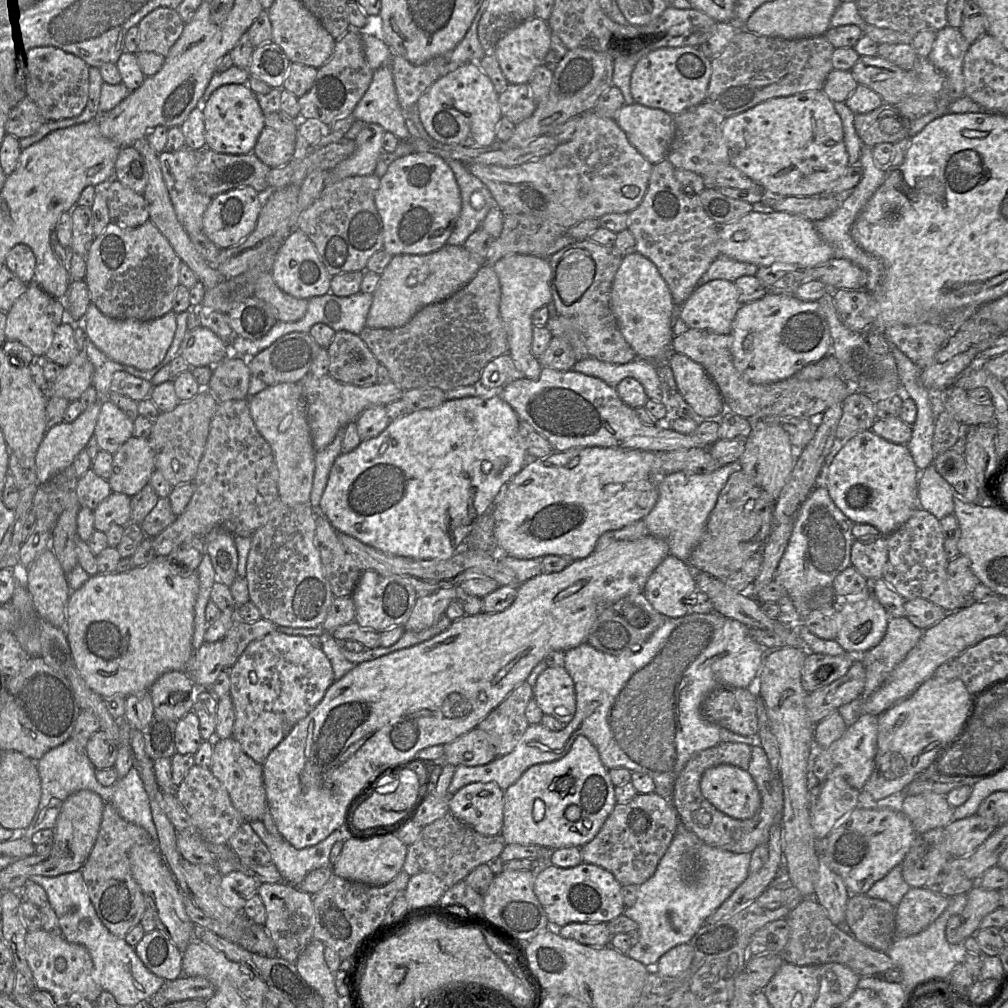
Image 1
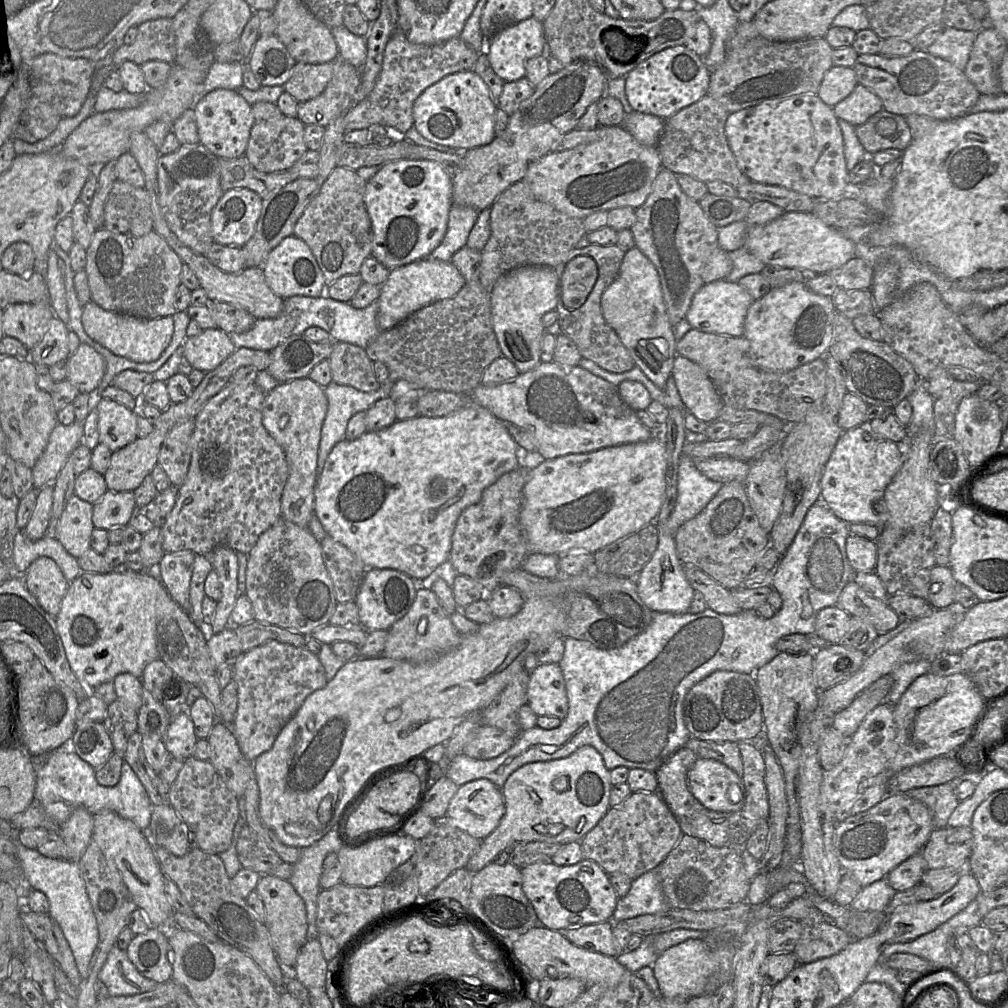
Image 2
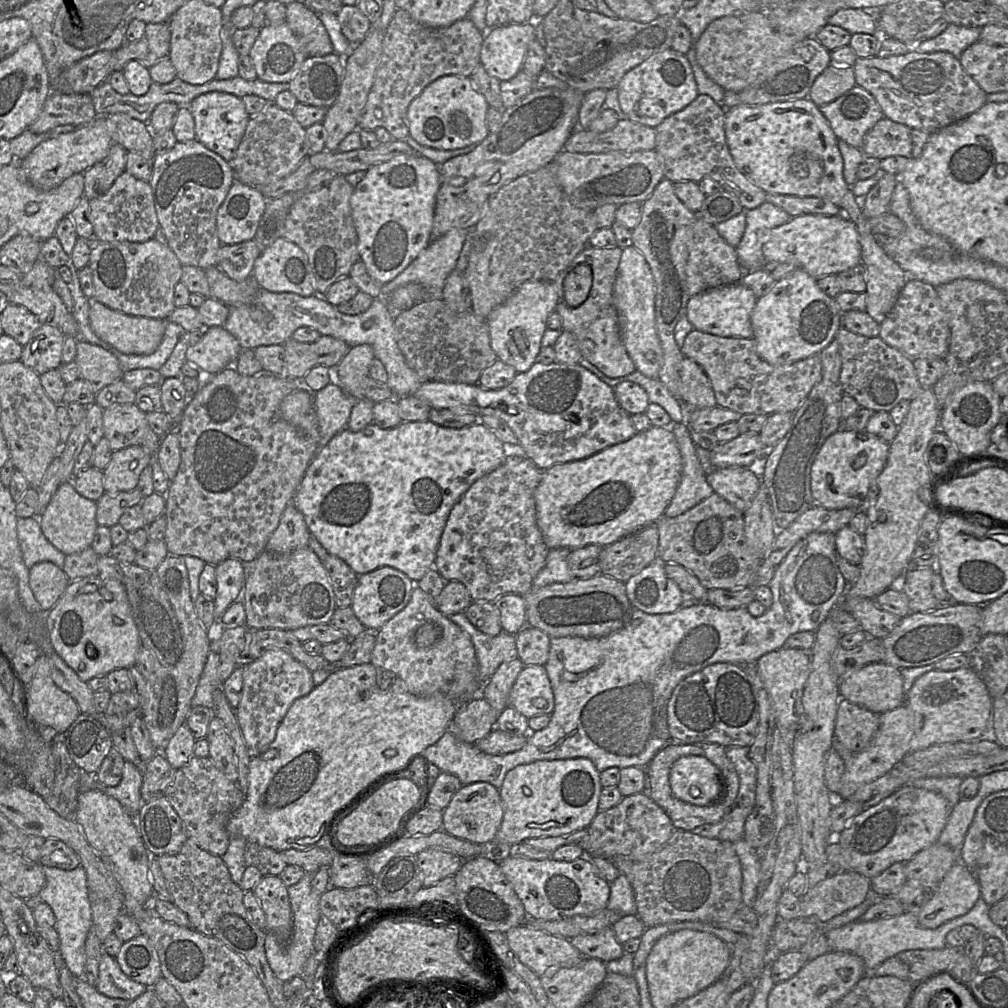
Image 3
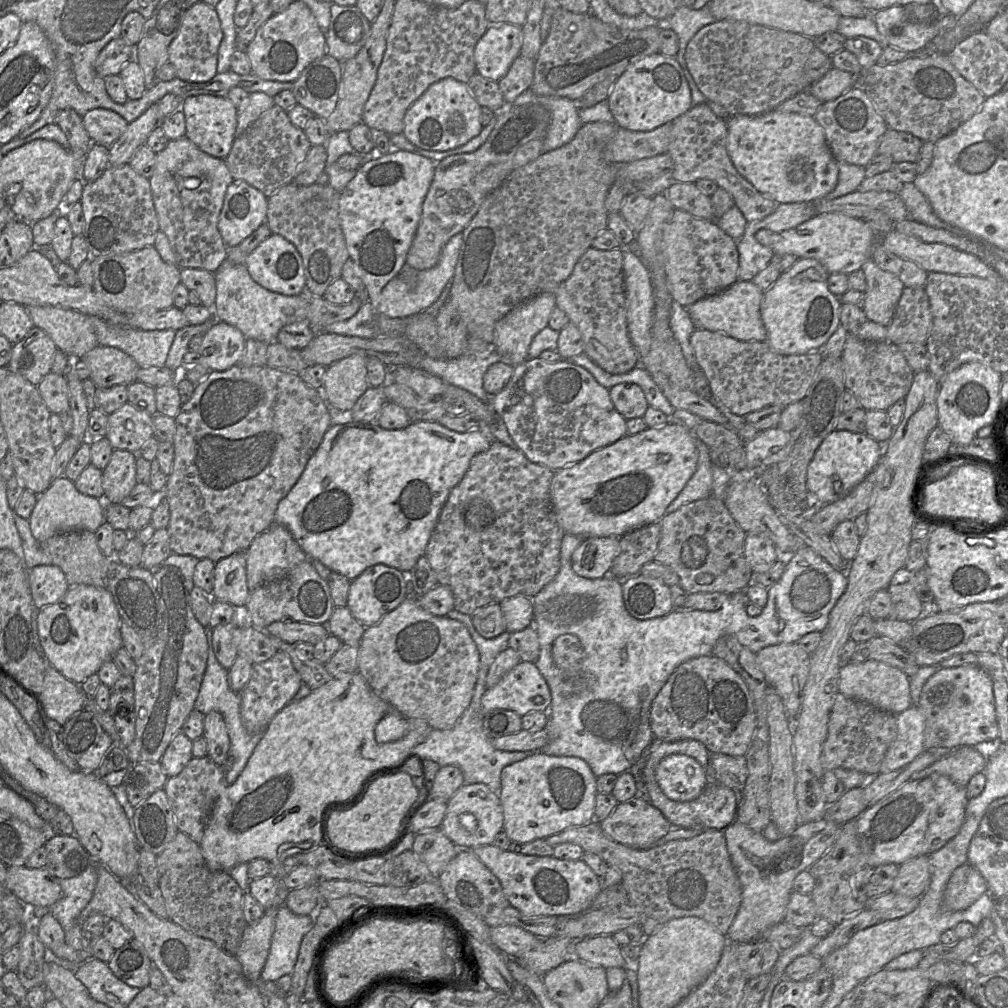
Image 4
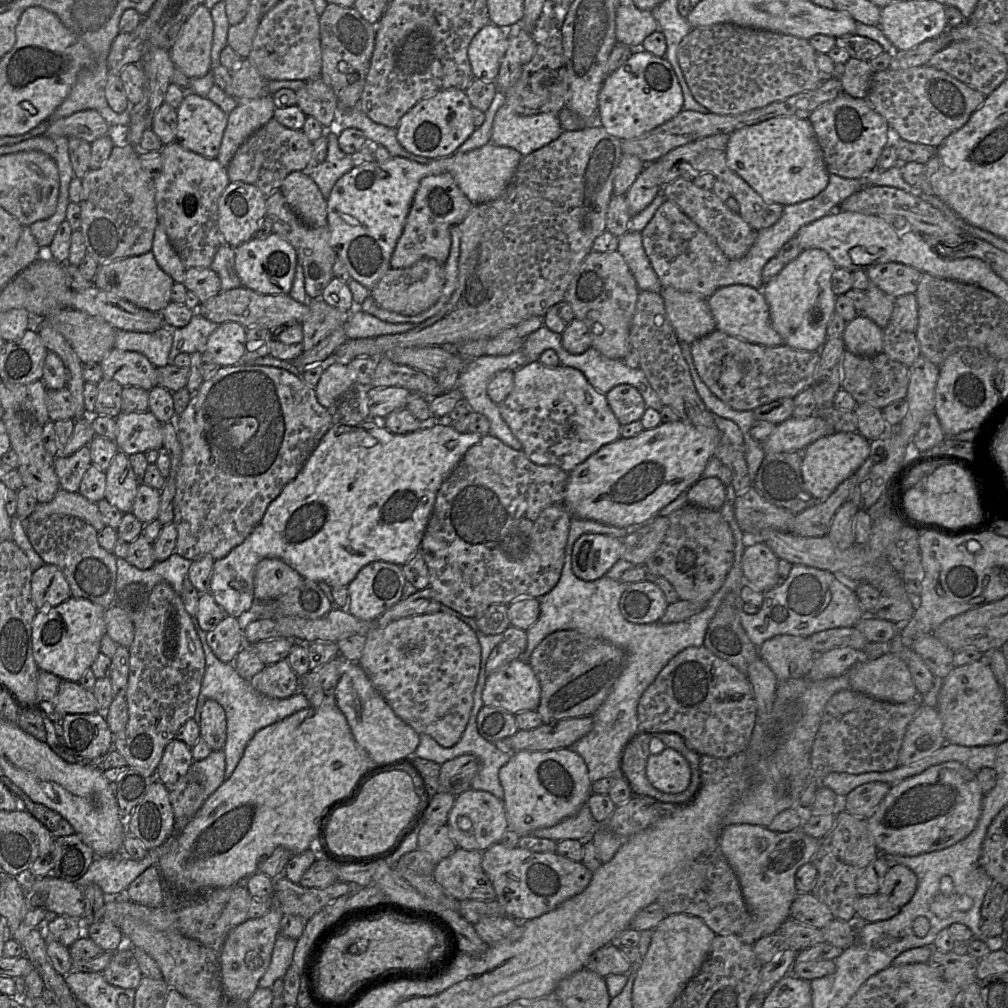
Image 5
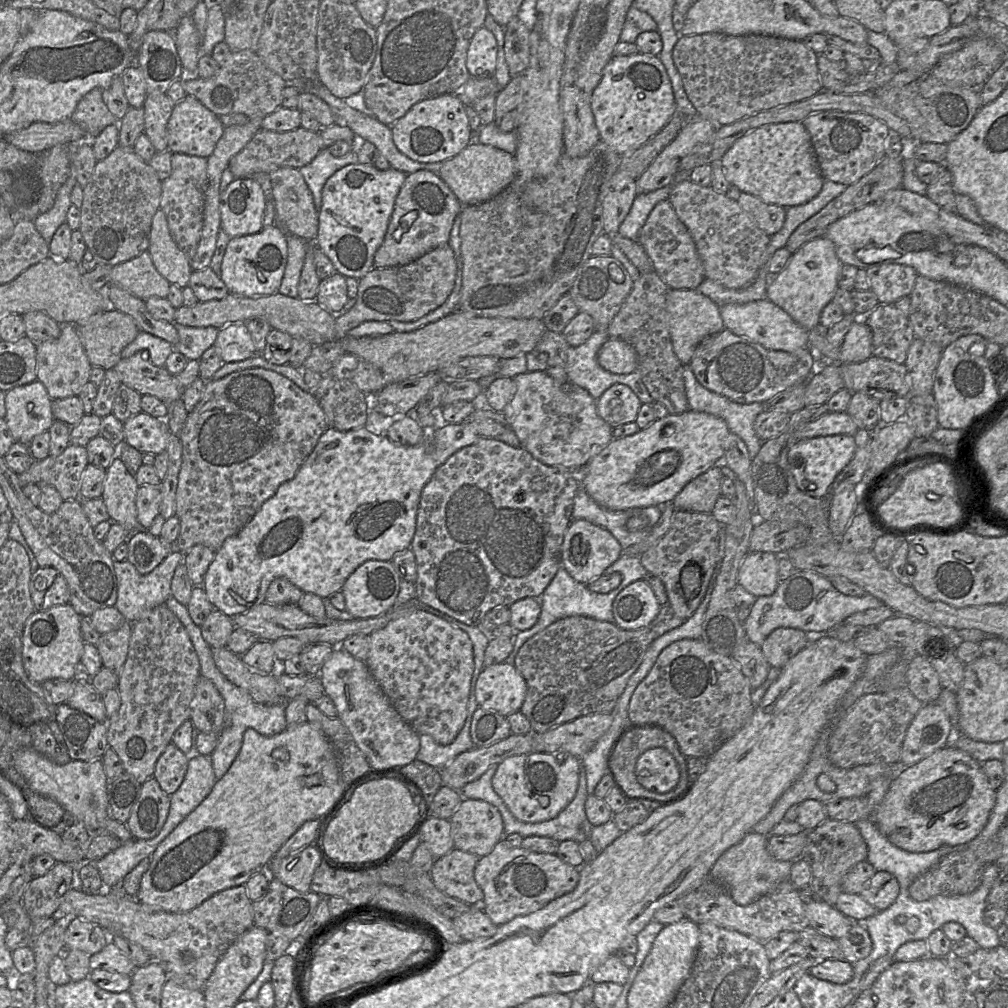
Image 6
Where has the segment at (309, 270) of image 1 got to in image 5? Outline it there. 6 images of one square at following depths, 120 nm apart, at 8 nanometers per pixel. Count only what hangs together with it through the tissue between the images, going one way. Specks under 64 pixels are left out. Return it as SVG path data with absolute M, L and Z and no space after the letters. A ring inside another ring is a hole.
M272 232L265 238L251 238L234 251L235 269L243 287L260 294L289 294L297 265L297 253L290 242Z

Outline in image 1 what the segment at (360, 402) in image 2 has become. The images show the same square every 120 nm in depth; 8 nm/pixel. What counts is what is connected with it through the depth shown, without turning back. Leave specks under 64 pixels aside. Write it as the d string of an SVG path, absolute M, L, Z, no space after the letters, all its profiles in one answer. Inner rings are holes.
M342 428L334 440L324 449L317 451L315 455L315 474L310 504L313 509L320 509L320 500L328 482L329 473L335 459L342 453L344 428Z

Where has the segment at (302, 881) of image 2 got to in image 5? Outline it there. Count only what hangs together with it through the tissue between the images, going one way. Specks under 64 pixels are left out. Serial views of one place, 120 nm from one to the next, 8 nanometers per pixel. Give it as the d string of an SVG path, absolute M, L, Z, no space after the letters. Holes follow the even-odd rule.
M279 933L276 938L270 965L258 983L258 988L271 988L277 979L282 979L292 964L297 940Z

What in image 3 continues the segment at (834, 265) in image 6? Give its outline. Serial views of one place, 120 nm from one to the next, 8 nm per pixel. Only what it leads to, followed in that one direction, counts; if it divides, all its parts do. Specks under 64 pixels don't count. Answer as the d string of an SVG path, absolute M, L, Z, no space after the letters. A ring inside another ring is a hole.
M797 268L789 276L776 281L767 294L757 299L751 313L756 352L761 359L775 366L791 364L819 354L835 338L841 327L841 313L835 299L819 288L817 279L810 276L804 269Z

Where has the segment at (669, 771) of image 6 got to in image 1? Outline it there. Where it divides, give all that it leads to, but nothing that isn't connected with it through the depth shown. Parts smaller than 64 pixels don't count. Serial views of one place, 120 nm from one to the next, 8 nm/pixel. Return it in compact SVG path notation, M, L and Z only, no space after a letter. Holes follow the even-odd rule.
M729 764L707 769L700 780L702 795L734 819L752 818L761 806L757 785L747 770Z

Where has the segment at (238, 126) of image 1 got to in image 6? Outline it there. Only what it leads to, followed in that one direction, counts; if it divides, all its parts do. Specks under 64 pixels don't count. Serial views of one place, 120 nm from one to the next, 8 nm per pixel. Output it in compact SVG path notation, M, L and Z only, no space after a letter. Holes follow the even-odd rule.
M186 95L174 104L167 124L168 151L208 158L224 133L219 117L206 108L196 97Z

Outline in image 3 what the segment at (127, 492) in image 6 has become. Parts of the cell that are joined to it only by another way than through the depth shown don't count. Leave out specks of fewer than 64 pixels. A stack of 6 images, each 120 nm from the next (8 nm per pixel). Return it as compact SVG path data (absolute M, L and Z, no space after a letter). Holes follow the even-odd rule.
M140 445L113 451L109 464L103 470L105 492L117 494L137 488L141 472L146 466L151 465L154 458L155 455L147 453Z

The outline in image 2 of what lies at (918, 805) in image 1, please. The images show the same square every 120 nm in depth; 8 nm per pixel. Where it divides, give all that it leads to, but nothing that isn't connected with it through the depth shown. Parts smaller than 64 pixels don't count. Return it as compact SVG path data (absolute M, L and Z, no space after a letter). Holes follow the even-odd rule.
M956 783L915 788L906 795L925 804L933 818L935 829L946 827L948 819L960 803L955 793Z

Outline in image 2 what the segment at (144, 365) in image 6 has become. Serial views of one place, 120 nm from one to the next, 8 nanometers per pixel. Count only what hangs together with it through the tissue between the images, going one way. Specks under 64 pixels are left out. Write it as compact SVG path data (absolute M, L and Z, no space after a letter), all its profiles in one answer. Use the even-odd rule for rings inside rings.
M80 343L67 360L67 378L80 393L96 395L103 378L106 362L103 356L88 344Z

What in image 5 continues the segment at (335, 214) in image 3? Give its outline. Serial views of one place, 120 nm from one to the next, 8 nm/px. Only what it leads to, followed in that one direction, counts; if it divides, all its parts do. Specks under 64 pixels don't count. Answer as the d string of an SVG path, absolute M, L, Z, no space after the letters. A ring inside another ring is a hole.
M280 189L273 191L266 198L266 218L272 224L272 231L286 239L297 253L297 263L301 264L304 273L304 286L311 299L321 298L321 294L334 277L333 264L337 258L335 250L330 245L328 226L309 228L304 225L288 206Z

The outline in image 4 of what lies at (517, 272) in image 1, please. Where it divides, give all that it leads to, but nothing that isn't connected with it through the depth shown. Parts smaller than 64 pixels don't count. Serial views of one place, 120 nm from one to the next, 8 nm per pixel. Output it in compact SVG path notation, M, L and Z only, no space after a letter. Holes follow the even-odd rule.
M541 293L516 306L496 323L494 345L502 362L515 366L529 359L531 341L548 326L555 306L554 293Z

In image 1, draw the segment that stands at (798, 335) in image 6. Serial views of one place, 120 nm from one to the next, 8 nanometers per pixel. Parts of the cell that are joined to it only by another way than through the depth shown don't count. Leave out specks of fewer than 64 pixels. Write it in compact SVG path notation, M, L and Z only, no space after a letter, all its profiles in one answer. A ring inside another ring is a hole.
M716 279L698 285L678 311L689 328L728 335L741 307L734 282Z

